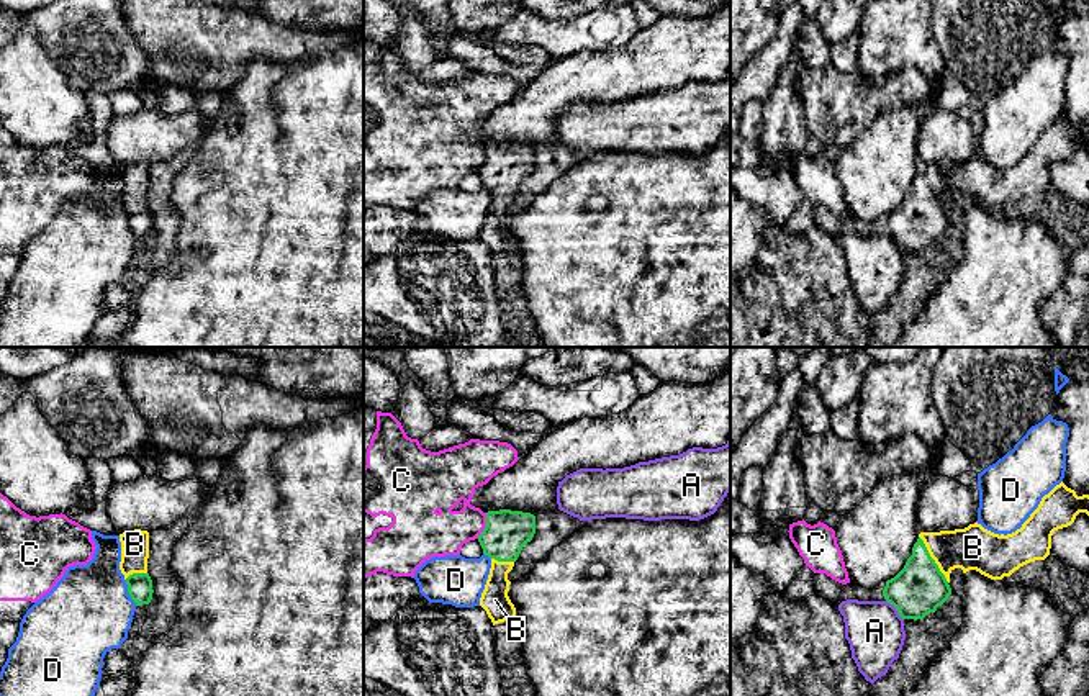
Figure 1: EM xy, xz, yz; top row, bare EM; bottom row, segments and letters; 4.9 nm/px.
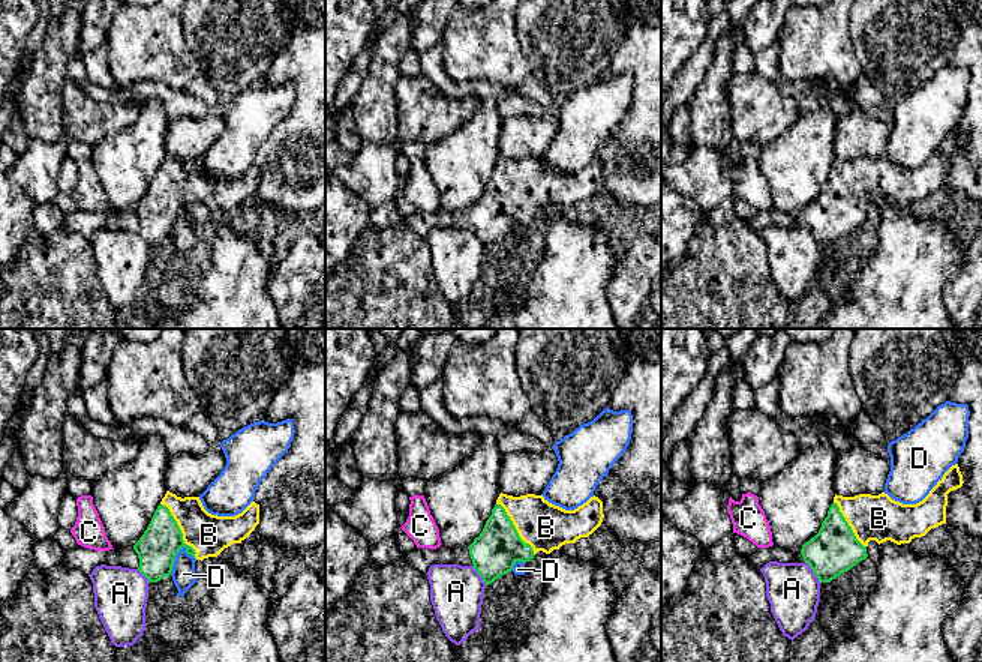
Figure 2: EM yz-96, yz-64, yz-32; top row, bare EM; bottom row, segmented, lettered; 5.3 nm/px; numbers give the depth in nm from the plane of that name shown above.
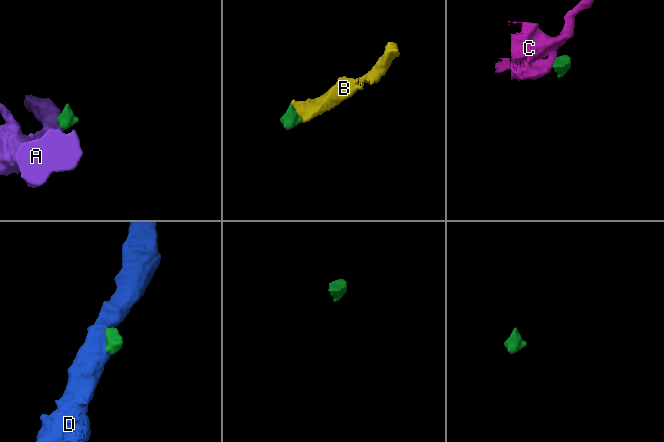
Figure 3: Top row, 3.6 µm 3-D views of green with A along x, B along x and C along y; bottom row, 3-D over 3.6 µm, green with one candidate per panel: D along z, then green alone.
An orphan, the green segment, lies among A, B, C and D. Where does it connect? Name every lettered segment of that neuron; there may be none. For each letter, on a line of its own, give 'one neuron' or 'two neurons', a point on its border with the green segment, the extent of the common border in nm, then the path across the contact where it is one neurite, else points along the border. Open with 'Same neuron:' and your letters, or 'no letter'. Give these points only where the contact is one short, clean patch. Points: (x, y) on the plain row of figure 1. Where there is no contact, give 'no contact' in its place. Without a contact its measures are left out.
Same neuron: B
A: two neurons; contact yz (896, 241); length 130 nm; border yz (886, 233), (903, 253)
B: one neuron; contact yz (932, 192); length 280 nm; way yz (919, 221), (932, 192), (948, 182), (973, 180)
C: two neurons; contact xz (485, 159); length 140 nm; border xz (487, 146), (487, 156), (477, 171)
D: two neurons; contact xy (128, 225); length 140 nm; border xy (125, 213), (126, 225), (136, 238)

